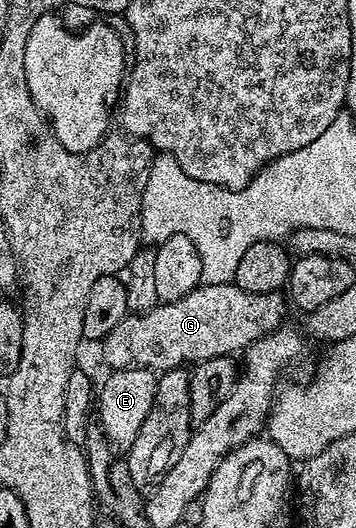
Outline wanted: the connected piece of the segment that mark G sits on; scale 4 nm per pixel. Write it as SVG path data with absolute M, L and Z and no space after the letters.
M236 282L232 284L206 284L202 283L191 294L184 296L179 302L171 304L158 303L157 307L149 309L146 312L130 314L123 318L123 322L119 322L119 326L115 326L115 330L111 330L111 334L107 334L104 340L100 341L101 356L110 365L110 369L122 372L123 370L131 370L132 368L151 368L154 372L160 374L169 372L173 368L185 368L186 366L196 366L202 364L205 360L211 358L219 358L220 356L236 357L238 354L244 353L245 349L250 348L255 342L259 342L261 338L275 331L276 328L282 327L286 323L285 320L285 304L287 308L287 300L281 292L248 292L240 288Z

